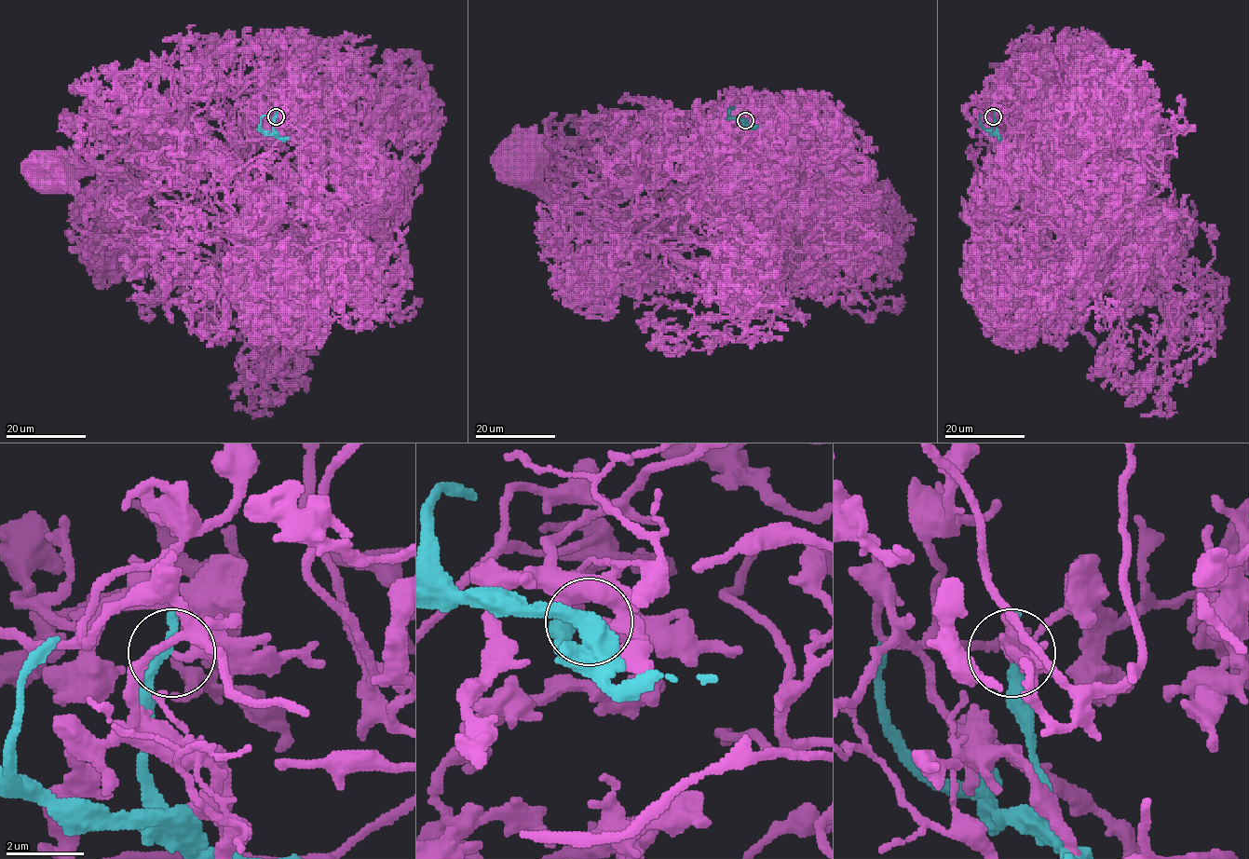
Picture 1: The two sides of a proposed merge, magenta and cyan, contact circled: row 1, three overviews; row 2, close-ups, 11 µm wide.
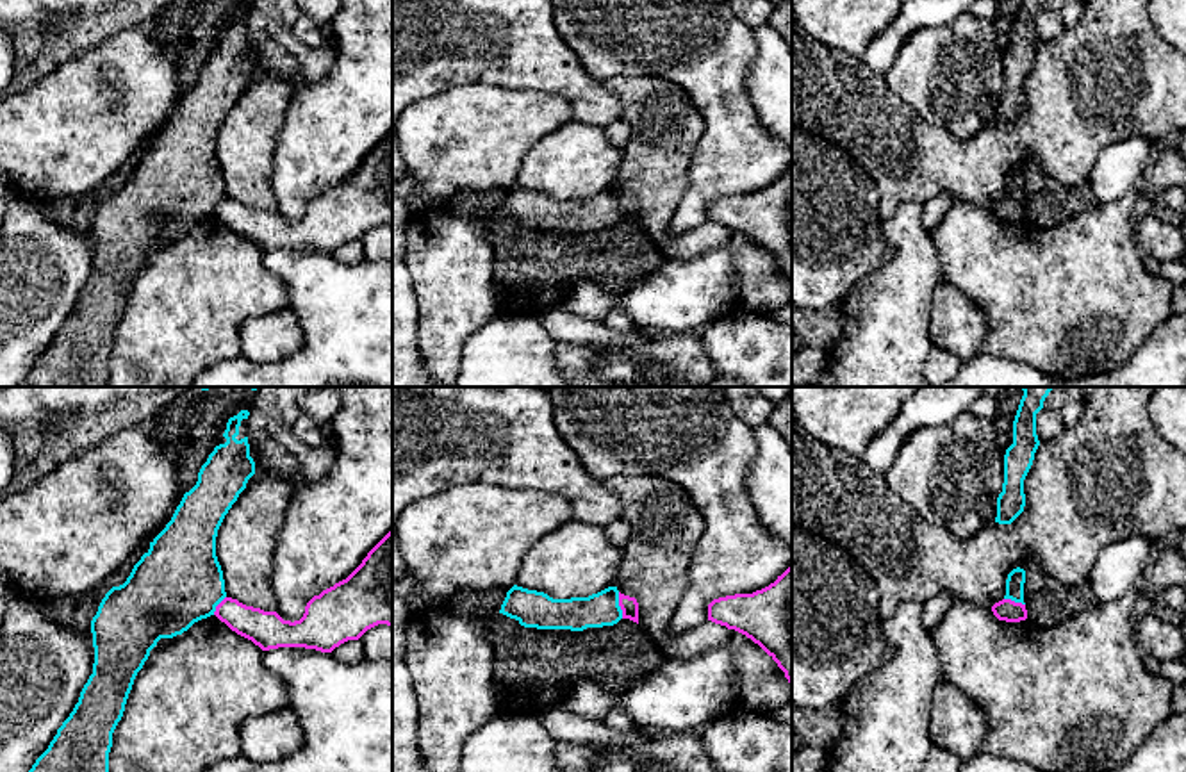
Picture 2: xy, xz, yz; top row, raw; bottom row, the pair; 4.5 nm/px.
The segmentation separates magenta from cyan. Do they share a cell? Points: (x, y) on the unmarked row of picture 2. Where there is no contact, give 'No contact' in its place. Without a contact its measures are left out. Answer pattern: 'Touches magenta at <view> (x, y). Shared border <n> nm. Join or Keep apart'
Touches magenta at xz (619, 205). Shared border 120 nm. Keep apart

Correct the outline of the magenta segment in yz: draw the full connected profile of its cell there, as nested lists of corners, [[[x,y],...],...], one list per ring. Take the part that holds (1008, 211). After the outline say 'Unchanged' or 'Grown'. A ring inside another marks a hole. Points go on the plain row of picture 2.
[[[1002,200],[992,207],[993,216],[999,221],[1020,223],[1027,219],[1025,205],[1015,203],[1011,200]]]. Unchanged

